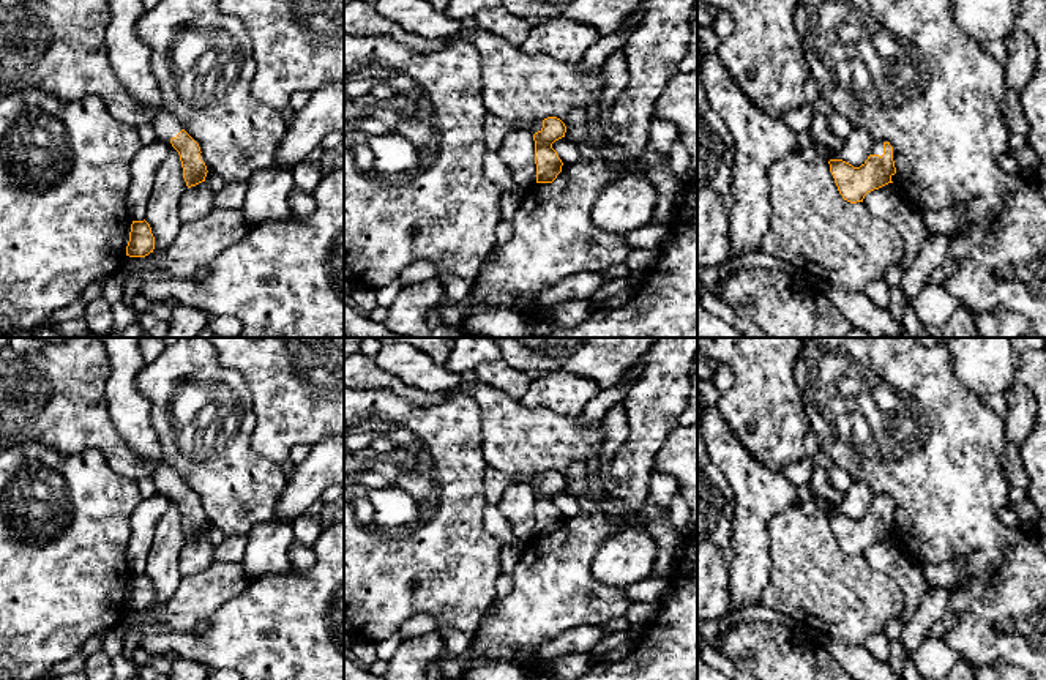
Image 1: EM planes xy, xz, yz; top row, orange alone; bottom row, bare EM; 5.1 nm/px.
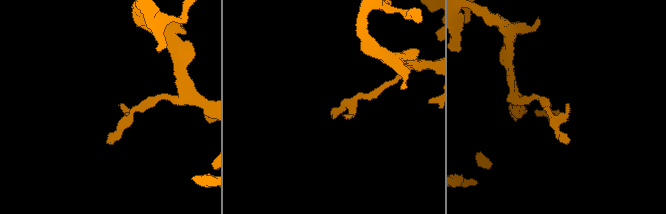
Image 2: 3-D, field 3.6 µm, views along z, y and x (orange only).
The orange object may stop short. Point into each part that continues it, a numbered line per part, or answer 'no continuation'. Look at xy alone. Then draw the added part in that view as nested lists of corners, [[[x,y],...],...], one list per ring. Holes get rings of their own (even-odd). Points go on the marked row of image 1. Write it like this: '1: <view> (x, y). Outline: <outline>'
1: xy (166, 125). Outline: [[[166,109],[155,115],[151,125],[156,133],[156,139],[166,142],[169,147],[172,147],[170,139],[177,137],[177,134],[183,129],[177,117]]]

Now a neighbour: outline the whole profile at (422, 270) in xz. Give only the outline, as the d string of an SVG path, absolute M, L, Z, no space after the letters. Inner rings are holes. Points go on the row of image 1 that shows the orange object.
M421 259L405 267L398 278L402 287L420 284L428 279L437 279L437 267L426 259Z

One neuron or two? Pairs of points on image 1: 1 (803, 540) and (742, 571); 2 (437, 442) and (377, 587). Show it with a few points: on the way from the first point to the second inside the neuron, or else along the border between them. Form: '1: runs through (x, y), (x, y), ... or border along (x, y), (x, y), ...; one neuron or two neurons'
1: border along (770, 519), (767, 527), (770, 581), (761, 594); two neurons
2: runs through (447, 478), (447, 519), (414, 552); one neuron

